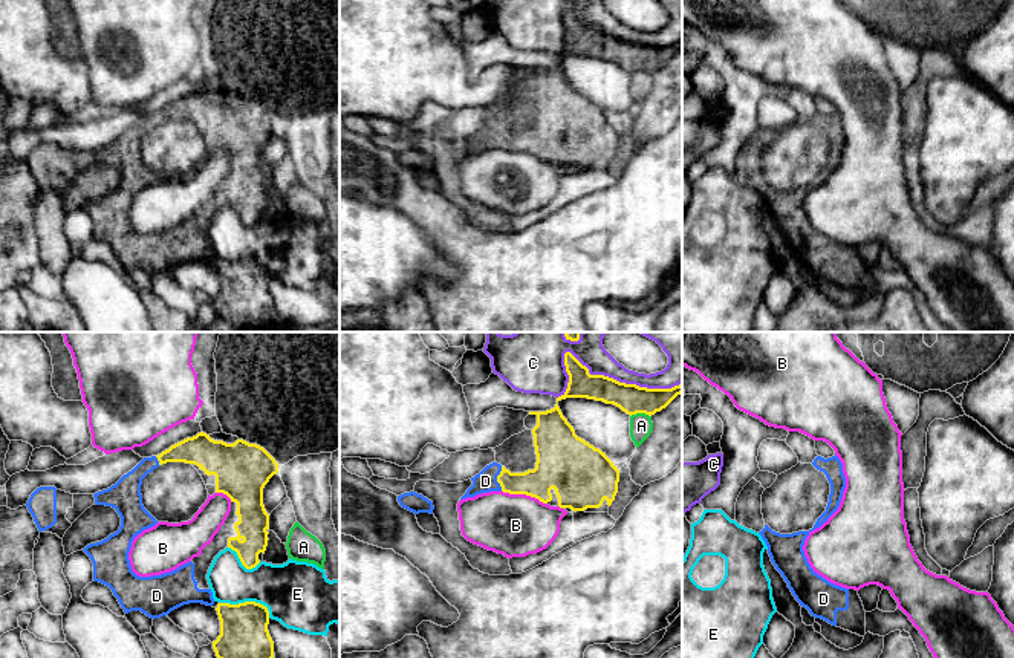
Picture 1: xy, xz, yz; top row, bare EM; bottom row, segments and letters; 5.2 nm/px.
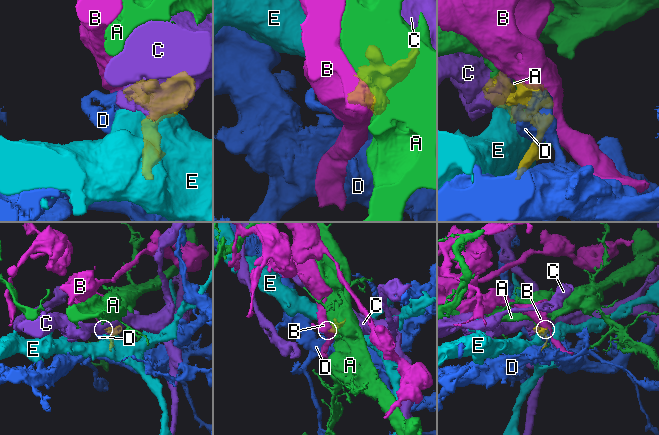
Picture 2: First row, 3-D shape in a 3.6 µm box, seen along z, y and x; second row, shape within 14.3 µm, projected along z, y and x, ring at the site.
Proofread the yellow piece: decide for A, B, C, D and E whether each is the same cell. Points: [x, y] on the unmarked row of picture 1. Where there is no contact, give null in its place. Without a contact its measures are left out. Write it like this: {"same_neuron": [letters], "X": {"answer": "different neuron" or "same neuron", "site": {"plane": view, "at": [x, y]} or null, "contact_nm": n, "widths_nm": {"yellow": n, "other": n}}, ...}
{"same_neuron": ["D"], "A": {"answer": "different neuron", "site": {"plane": "xz", "at": [640, 69]}, "contact_nm": 110, "widths_nm": {"yellow": 160, "other": 120}}, "B": {"answer": "different neuron", "site": {"plane": "xz", "at": [525, 150]}, "contact_nm": 260, "widths_nm": {"yellow": 280, "other": 340}}, "C": {"answer": "different neuron", "site": {"plane": "xz", "at": [600, 32]}, "contact_nm": 650, "widths_nm": {"yellow": 160, "other": 160}}, "D": {"answer": "same neuron", "site": {"plane": "xz", "at": [497, 136]}, "contact_nm": 130, "widths_nm": {"yellow": 150, "other": 110}}, "E": {"answer": "different neuron", "site": {"plane": "xy", "at": [248, 259]}, "contact_nm": 280, "widths_nm": {"yellow": 280, "other": 320}}}

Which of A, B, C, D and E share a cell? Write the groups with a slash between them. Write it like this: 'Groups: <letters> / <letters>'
Groups: A / B / C / D / E

